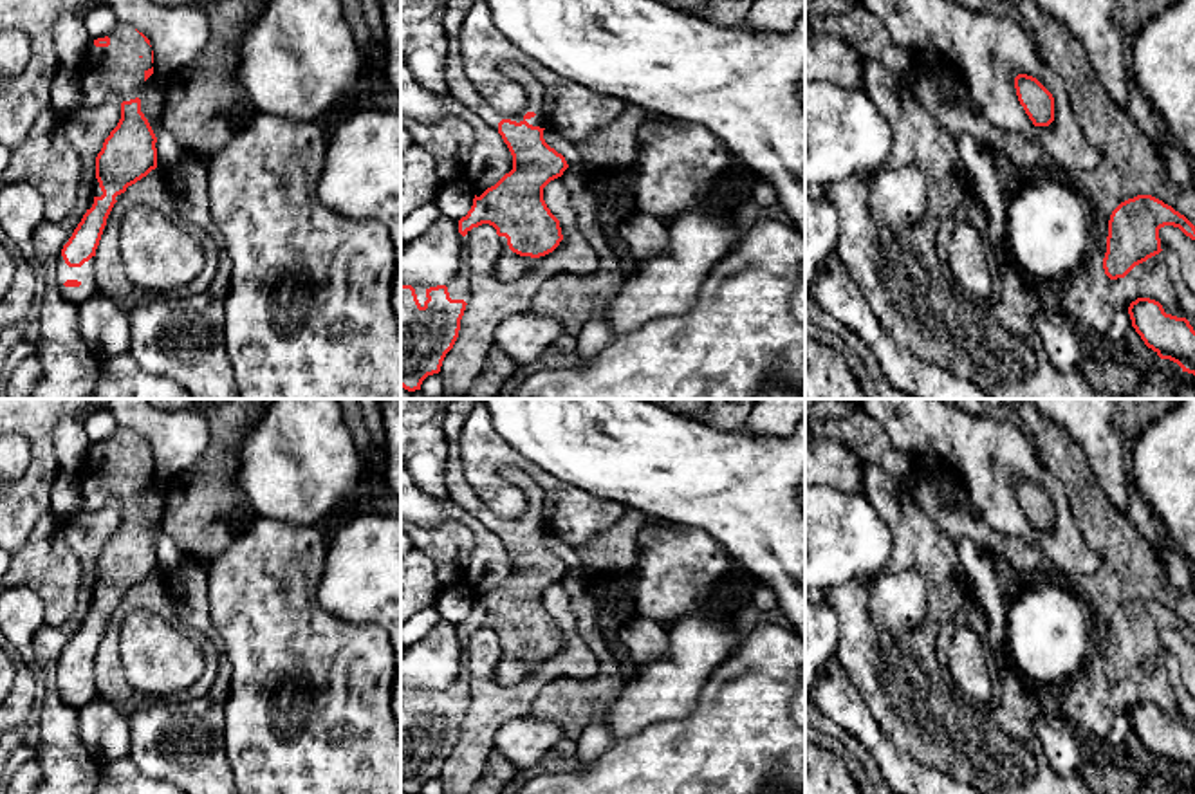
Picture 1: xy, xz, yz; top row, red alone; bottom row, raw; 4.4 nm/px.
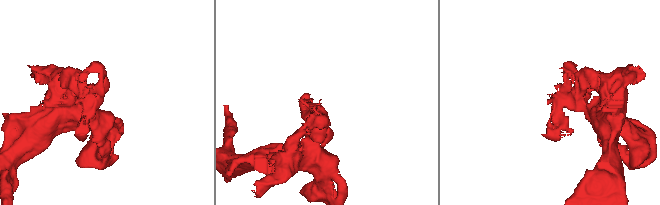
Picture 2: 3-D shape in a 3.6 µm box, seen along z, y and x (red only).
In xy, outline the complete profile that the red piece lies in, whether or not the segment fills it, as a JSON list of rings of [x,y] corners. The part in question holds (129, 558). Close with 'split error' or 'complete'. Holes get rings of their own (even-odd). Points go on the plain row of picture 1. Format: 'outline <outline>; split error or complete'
outline [[[119,426],[108,440],[92,444],[76,475],[81,511],[121,507],[121,523],[96,561],[92,606],[56,664],[58,695],[79,709],[97,697],[96,653],[114,608],[157,572],[157,541],[137,502],[153,478],[153,455],[143,437]]]; split error

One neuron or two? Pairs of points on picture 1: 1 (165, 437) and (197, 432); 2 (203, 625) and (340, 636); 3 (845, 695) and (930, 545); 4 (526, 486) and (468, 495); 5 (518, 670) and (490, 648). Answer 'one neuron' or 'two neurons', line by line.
1: one neuron
2: two neurons
3: two neurons
4: one neuron
5: two neurons

